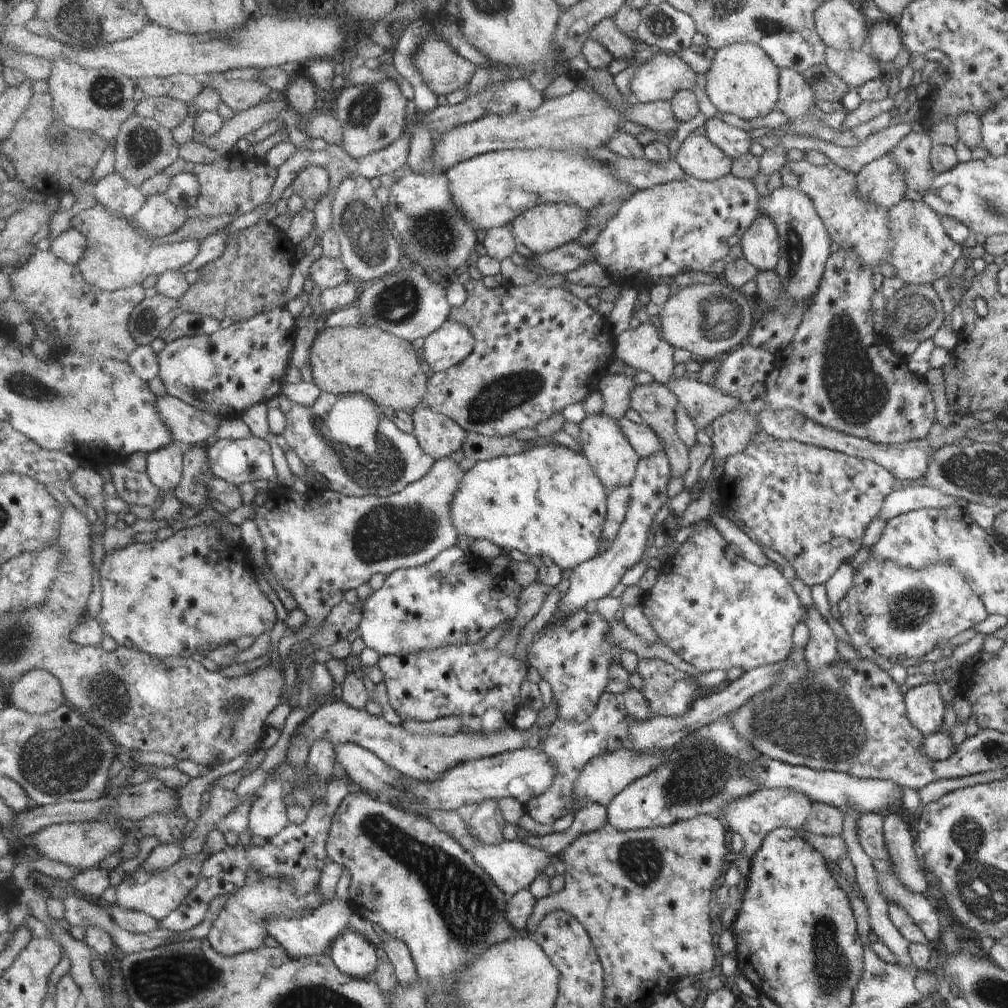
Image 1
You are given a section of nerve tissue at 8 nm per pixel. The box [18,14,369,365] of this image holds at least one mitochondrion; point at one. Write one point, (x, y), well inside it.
(142, 146)

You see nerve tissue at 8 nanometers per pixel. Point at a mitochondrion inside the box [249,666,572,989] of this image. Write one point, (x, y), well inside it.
(463, 901)

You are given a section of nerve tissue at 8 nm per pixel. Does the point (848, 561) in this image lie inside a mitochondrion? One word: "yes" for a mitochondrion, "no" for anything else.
no

